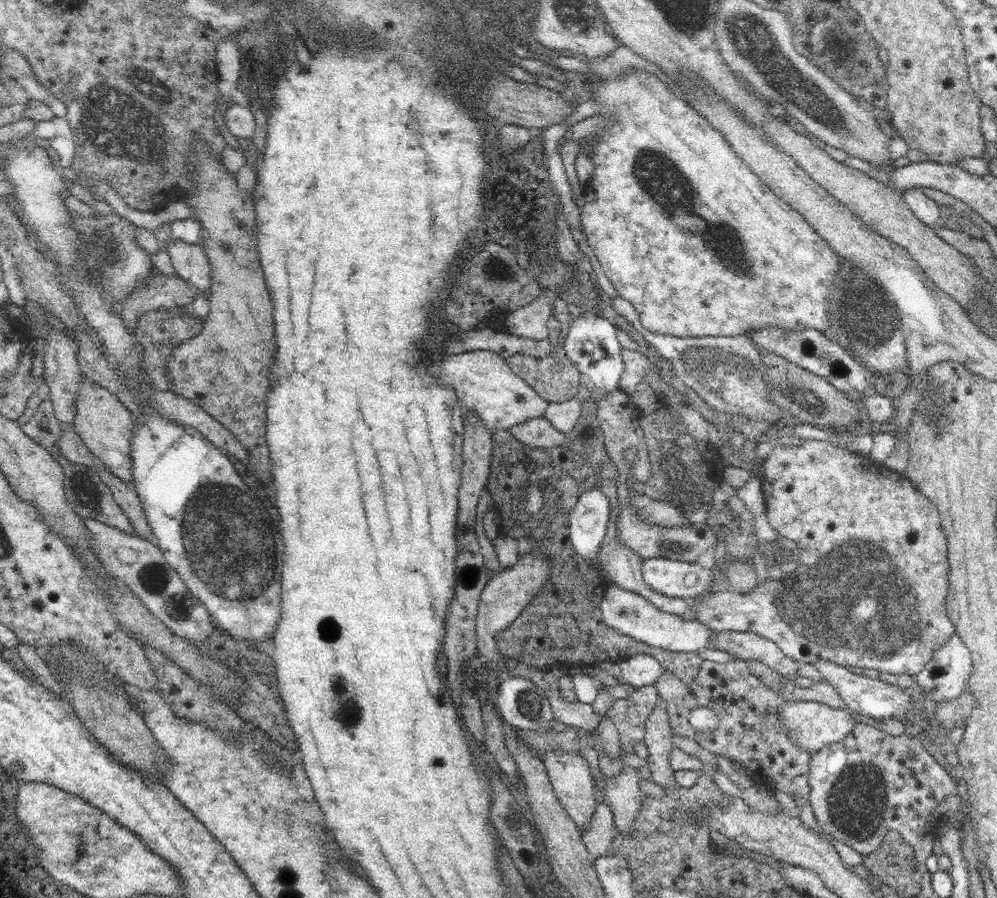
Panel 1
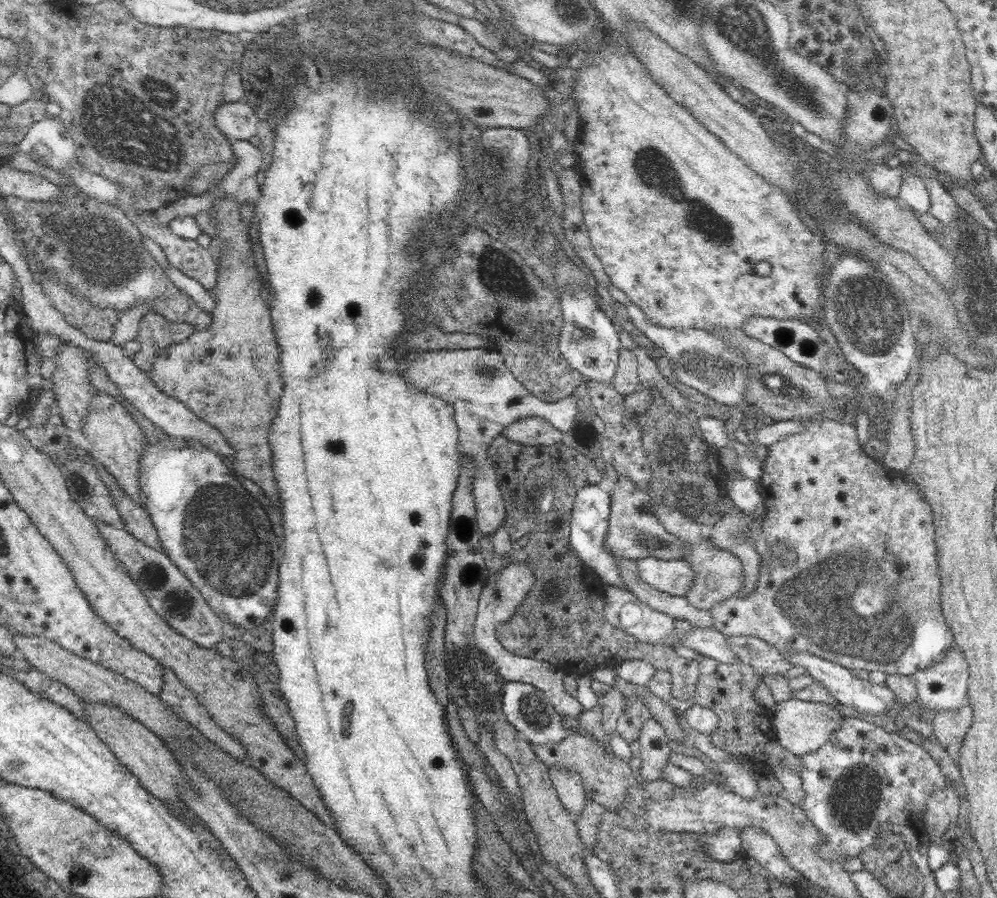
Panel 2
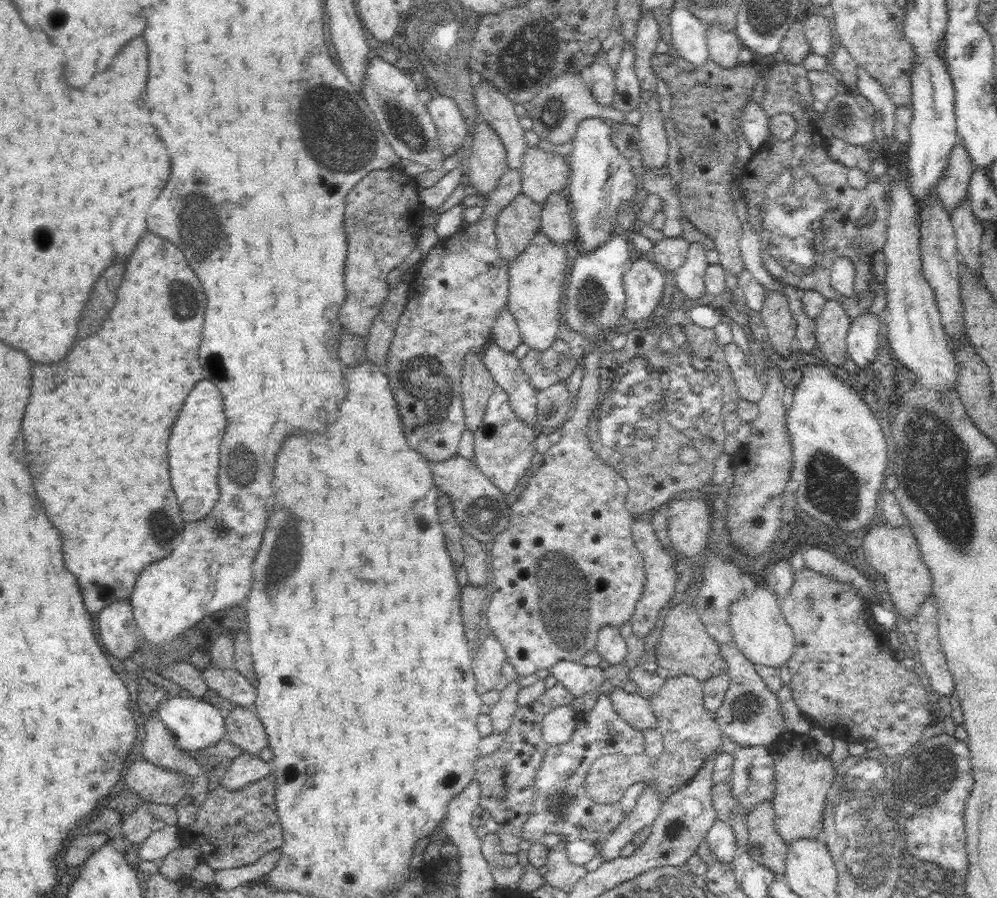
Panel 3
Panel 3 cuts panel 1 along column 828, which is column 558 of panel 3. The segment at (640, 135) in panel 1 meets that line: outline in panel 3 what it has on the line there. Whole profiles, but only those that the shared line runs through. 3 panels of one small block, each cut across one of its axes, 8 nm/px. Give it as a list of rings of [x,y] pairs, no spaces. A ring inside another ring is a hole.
[[[541,230],[531,238],[525,252],[517,256],[517,260],[509,262],[507,270],[507,308],[517,322],[521,342],[533,350],[547,350],[557,334],[557,326],[561,320],[563,292],[567,284],[567,260],[565,260],[565,244],[555,244]]]

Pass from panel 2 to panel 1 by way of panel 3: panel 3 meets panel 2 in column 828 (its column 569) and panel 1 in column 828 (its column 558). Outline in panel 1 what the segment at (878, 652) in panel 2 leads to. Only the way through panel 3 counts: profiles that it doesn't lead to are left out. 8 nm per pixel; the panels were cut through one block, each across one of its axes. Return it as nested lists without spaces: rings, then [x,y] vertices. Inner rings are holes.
[[[848,430],[848,432],[838,432],[834,434],[834,440],[830,442],[820,442],[820,440],[802,440],[798,446],[776,446],[770,456],[764,460],[764,472],[762,472],[762,490],[764,490],[764,500],[766,500],[766,516],[770,526],[780,534],[780,538],[790,538],[796,542],[796,552],[800,560],[796,562],[796,570],[788,572],[776,580],[770,576],[760,582],[750,594],[738,594],[734,590],[722,590],[714,592],[708,596],[702,596],[698,602],[690,602],[690,610],[696,612],[696,620],[710,628],[714,634],[724,634],[724,632],[750,632],[758,634],[762,638],[772,640],[784,656],[800,662],[800,664],[810,664],[814,666],[816,662],[834,662],[844,668],[874,668],[880,672],[890,672],[890,674],[920,674],[926,664],[932,660],[936,650],[950,642],[950,638],[956,634],[954,624],[950,622],[946,614],[946,594],[948,594],[948,538],[942,530],[942,520],[936,504],[918,488],[912,486],[908,476],[890,470],[884,464],[878,464],[870,460],[868,456],[852,452],[846,444],[854,440],[858,432]]]

